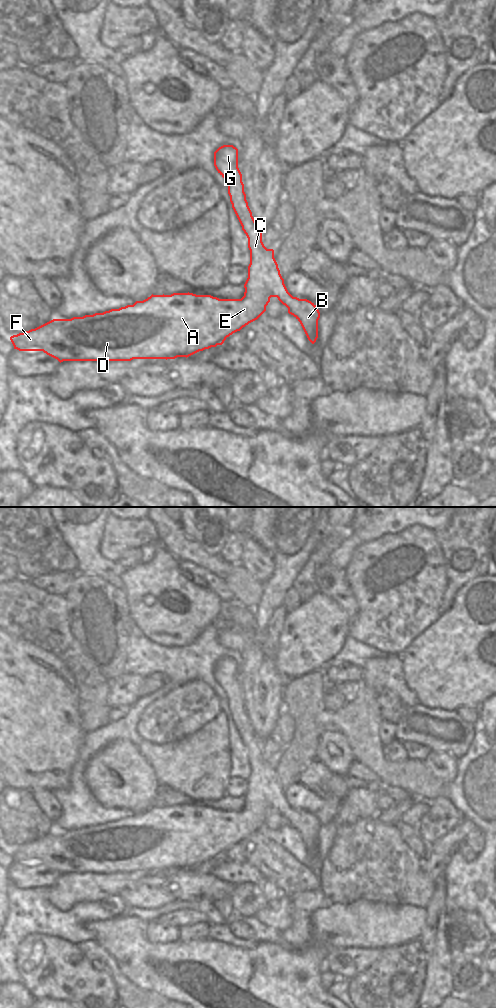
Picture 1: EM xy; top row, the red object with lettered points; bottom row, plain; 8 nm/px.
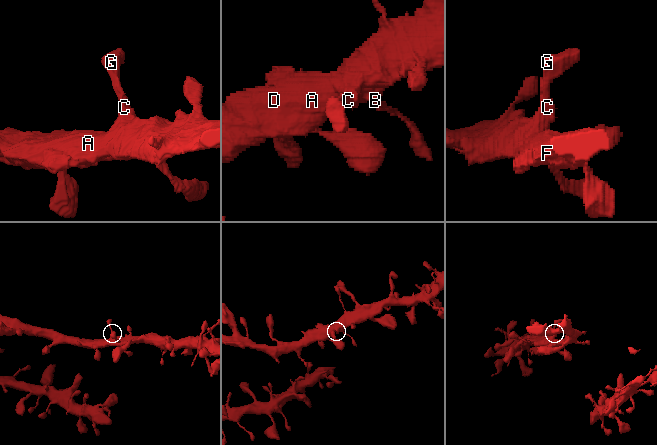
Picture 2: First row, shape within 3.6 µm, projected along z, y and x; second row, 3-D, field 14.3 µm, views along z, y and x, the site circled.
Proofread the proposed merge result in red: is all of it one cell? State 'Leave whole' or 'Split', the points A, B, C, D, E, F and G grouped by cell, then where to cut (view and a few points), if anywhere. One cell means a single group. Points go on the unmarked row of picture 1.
Leave whole. Groups: A B C D E F G. No split.

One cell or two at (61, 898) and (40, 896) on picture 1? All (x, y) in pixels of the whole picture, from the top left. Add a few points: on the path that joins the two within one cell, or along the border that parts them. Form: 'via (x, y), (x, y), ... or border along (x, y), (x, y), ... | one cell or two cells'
border along (49, 887), (48, 899), (59, 910), (66, 911) | two cells

